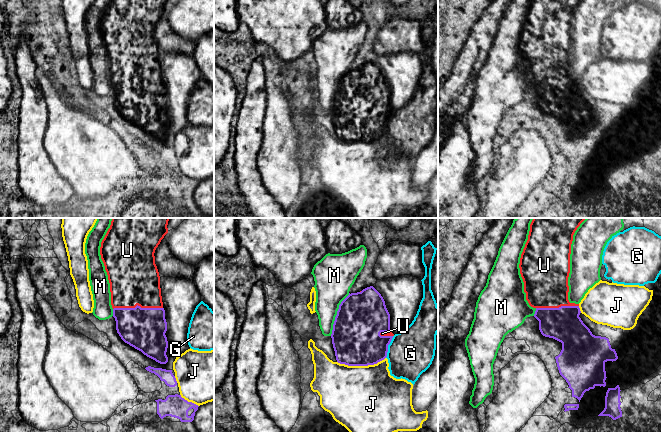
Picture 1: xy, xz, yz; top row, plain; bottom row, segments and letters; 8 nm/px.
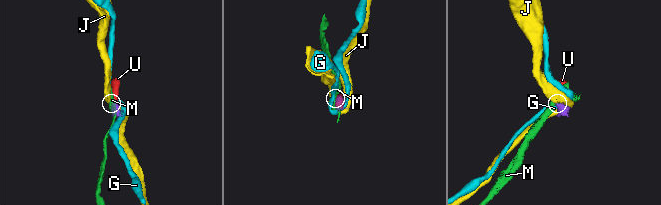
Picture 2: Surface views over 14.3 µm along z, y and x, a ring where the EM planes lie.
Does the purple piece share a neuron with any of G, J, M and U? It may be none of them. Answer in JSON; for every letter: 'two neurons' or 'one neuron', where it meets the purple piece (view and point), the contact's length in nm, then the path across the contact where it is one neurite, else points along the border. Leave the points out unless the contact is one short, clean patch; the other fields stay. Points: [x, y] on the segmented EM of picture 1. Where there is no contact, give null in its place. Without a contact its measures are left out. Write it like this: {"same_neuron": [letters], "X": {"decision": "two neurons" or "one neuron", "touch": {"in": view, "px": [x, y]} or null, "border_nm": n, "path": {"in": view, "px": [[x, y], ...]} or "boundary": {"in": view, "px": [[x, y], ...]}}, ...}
{"same_neuron": ["U"], "G": {"decision": "two neurons", "touch": {"in": "xz", "px": [387, 347]}, "border_nm": 190, "boundary": {"in": "xz", "px": [[393, 336], [385, 357]]}}, "J": {"decision": "two neurons", "touch": {"in": "xz", "px": [361, 365]}, "border_nm": 400}, "M": {"decision": "two neurons", "touch": {"in": "xz", "px": [337, 314]}, "border_nm": 380, "boundary": {"in": "xz", "px": [[349, 293], [339, 305], [330, 335]]}}, "U": {"decision": "one neuron", "touch": {"in": "xy", "px": [137, 305]}, "border_nm": 400}}

